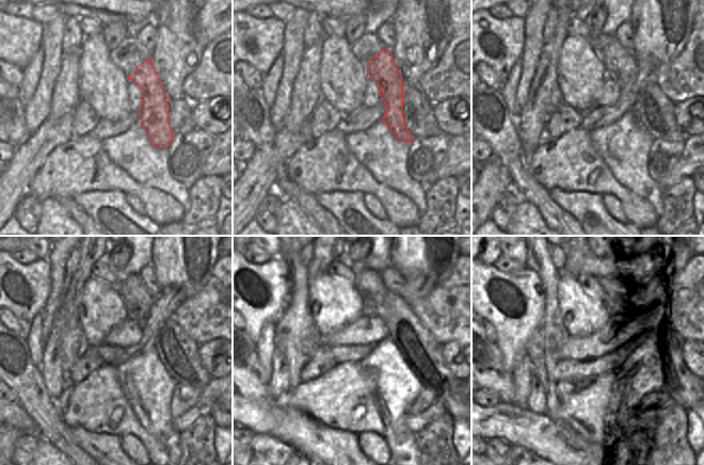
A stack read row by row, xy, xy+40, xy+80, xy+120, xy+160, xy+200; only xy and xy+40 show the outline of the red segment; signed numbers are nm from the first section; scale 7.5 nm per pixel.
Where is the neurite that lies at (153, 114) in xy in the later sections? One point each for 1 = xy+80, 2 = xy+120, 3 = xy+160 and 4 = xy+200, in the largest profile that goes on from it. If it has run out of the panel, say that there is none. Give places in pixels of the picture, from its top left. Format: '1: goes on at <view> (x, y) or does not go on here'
1: goes on at xy+80 (620, 64)
2: goes on at xy+120 (139, 300)
3: goes on at xy+160 (369, 285)
4: goes on at xy+200 (609, 281)

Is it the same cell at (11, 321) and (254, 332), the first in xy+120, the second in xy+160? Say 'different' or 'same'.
same

